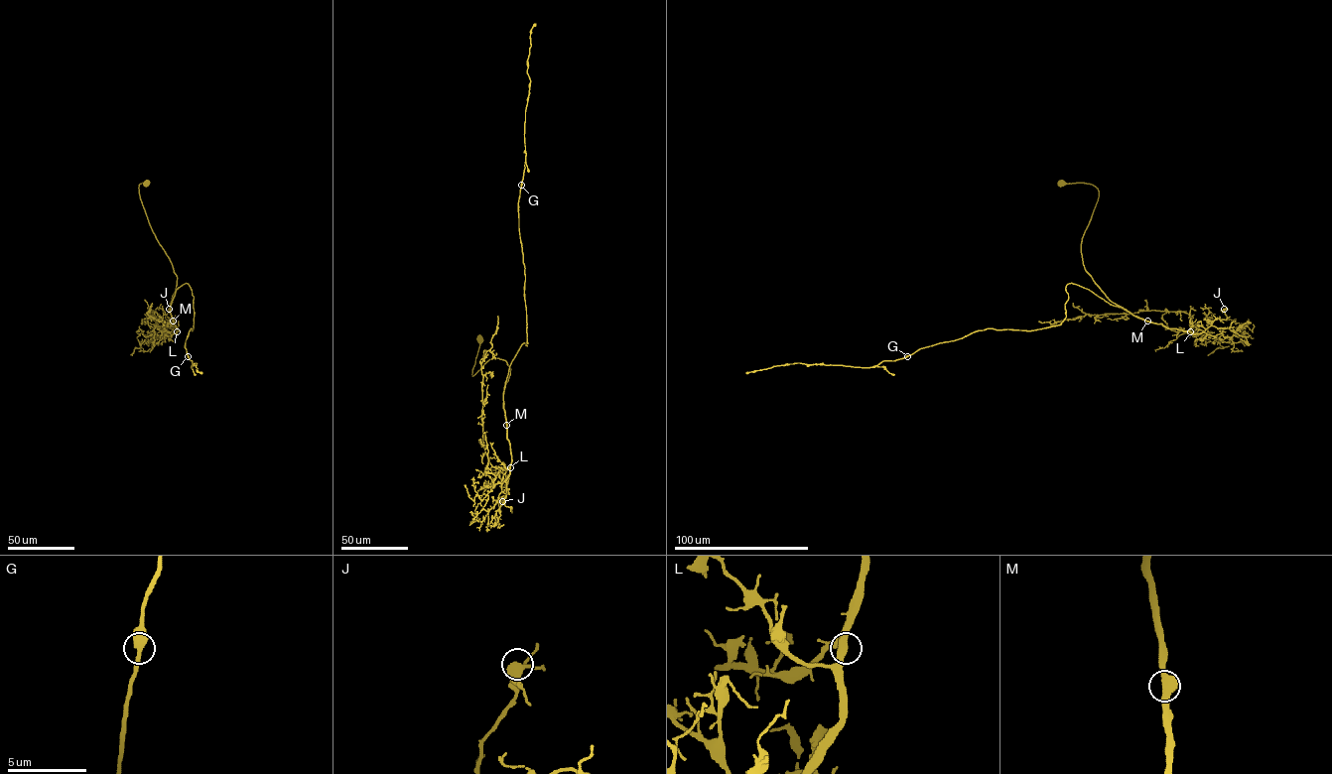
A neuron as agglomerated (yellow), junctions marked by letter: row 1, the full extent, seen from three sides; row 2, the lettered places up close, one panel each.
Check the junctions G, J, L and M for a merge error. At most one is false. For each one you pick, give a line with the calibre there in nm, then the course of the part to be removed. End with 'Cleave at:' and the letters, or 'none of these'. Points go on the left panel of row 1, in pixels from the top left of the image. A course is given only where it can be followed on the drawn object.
Cleave at: none of these

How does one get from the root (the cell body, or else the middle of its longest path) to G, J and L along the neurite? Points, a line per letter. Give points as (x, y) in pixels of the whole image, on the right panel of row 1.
G: (1062, 183), (1098, 190), (1082, 237), (1083, 264), (1118, 306), (1069, 283), (1060, 324), (978, 330), (907, 356)
J: (1062, 183), (1098, 190), (1081, 251), (1085, 270), (1112, 302), (1193, 333), (1225, 320), (1224, 309)
L: (1062, 183), (1088, 183), (1098, 190), (1081, 251), (1085, 270), (1105, 295), (1135, 316), (1190, 331)

